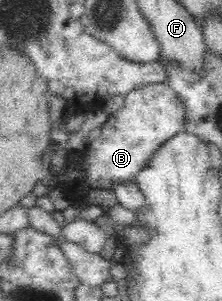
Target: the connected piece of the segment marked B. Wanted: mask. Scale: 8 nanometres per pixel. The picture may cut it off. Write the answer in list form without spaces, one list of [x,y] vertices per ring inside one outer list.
[[[165,81],[131,89],[124,97],[122,107],[108,115],[101,125],[100,135],[92,141],[88,140],[82,150],[72,149],[64,167],[51,181],[76,206],[82,207],[94,189],[116,190],[136,182],[137,176],[150,168],[162,145],[185,131],[184,102]]]

